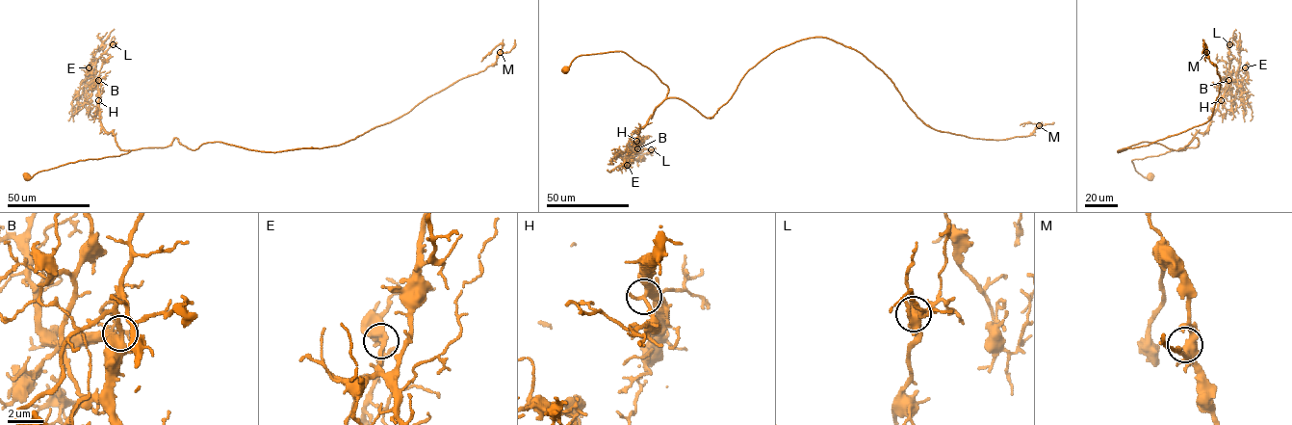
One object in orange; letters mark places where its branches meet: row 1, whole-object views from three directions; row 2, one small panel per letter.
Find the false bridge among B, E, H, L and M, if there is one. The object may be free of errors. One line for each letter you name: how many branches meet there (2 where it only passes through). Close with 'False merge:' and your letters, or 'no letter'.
False merge: no letter

